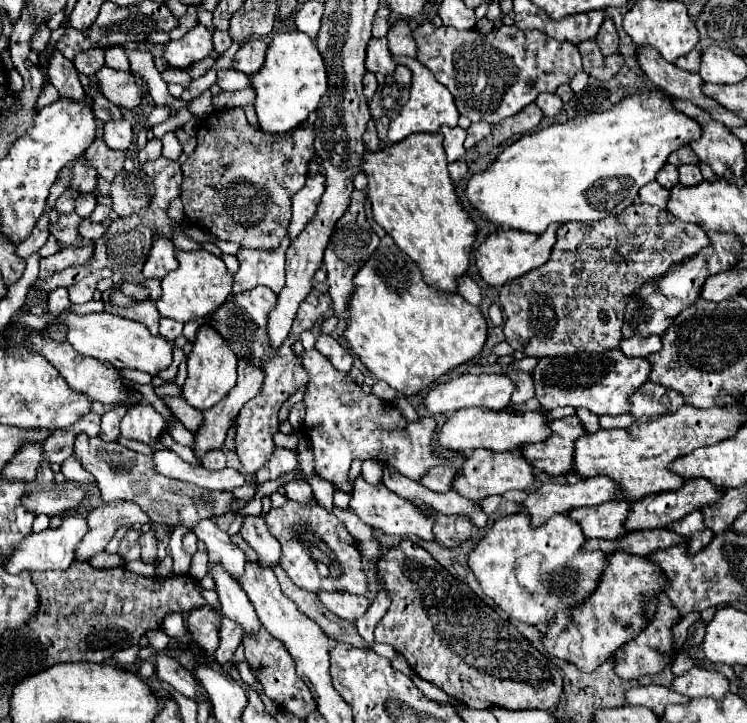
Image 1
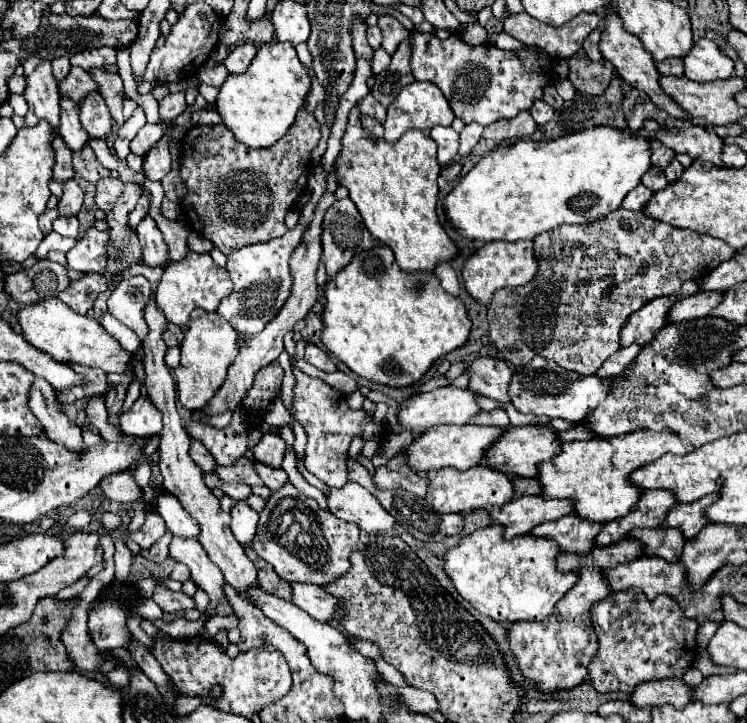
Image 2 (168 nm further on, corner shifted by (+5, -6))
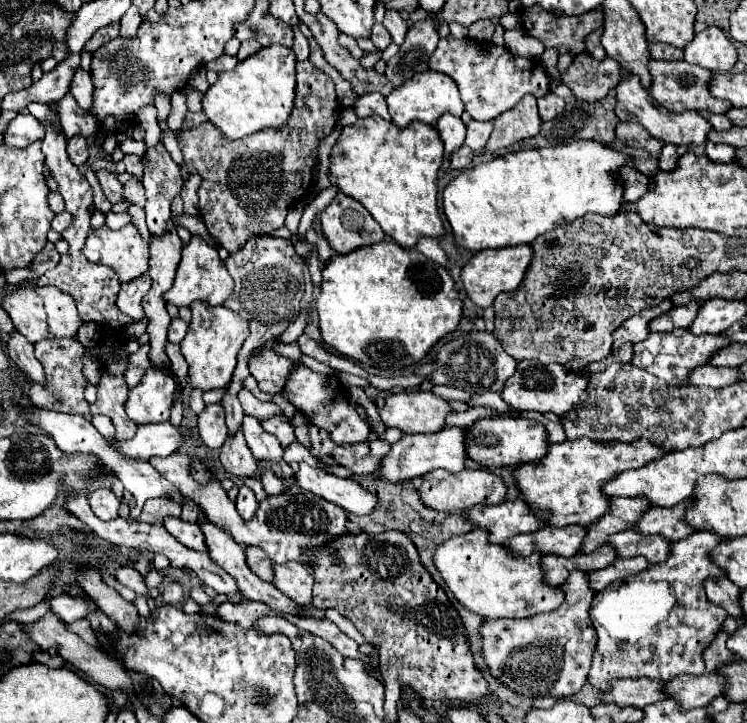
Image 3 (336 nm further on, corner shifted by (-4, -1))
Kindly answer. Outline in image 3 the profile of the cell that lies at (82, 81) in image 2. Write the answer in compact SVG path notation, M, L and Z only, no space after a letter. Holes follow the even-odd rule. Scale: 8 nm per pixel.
M71 54L65 62L59 62L41 80L26 88L29 102L57 102L57 100L61 100L69 92L69 82L73 80L77 66L81 66L79 54Z

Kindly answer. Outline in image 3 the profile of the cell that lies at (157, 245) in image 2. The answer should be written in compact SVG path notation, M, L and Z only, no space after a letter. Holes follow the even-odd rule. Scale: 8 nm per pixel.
M161 142L145 152L143 166L143 186L147 194L147 226L153 236L161 236L165 234L167 220L171 218L171 200L179 194L183 178L177 162L171 158L171 154Z

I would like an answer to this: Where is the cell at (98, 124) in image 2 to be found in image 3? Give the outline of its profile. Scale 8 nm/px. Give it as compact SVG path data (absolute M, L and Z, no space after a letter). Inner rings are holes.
M81 68L75 72L73 82L71 82L71 94L75 96L77 104L85 112L91 112L91 108L93 108L93 80L91 80L89 72L85 72Z

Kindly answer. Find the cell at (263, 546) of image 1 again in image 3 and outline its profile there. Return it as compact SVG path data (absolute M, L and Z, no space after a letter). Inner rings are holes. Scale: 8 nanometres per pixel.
M241 486L235 504L237 504L237 512L241 514L241 518L243 518L243 520L249 520L249 518L253 518L253 514L257 512L259 500L255 498L253 490L249 490L247 486Z

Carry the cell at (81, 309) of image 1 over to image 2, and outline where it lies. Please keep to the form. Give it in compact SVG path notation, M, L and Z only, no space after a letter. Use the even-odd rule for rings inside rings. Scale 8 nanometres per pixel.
M106 313L106 315L102 317L102 325L104 325L104 329L120 343L122 349L126 349L126 351L130 351L130 353L136 353L136 349L140 347L140 339L136 337L134 331L130 331L128 327L124 327L124 325L118 323L116 319L112 319L110 313Z

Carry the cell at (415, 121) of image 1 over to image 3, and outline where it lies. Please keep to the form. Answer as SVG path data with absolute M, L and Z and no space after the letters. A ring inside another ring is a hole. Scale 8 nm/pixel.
M433 70L415 74L413 78L409 78L409 82L395 88L387 96L387 106L389 106L389 114L395 122L395 126L399 126L399 128L409 126L413 120L419 120L425 124L435 124L437 118L441 118L441 114L445 114L445 112L451 112L453 116L463 114L463 102L461 102L457 84L449 76L433 72Z

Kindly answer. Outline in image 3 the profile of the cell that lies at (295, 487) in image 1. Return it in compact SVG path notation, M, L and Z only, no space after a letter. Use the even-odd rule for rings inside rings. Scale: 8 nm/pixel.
M253 416L243 418L243 434L245 434L247 446L253 452L255 460L273 462L273 464L279 464L283 460L281 444L277 442L275 436L267 434L263 430L263 426L261 426L261 422L257 418L253 418Z

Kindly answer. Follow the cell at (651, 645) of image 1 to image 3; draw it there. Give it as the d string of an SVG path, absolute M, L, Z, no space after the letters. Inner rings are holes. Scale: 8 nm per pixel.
M697 530L689 538L673 542L671 554L661 564L651 564L647 570L643 570L637 576L619 580L609 584L605 590L597 592L589 610L591 622L597 632L597 648L593 654L593 664L589 672L589 682L599 690L609 690L611 680L619 678L661 678L669 680L681 674L693 674L699 676L705 672L703 666L703 650L713 642L715 634L719 632L727 612L719 606L713 606L705 598L703 582L705 578L721 578L721 570L709 562L709 550L713 546L719 546L725 538L717 538L717 534L709 534L707 530Z

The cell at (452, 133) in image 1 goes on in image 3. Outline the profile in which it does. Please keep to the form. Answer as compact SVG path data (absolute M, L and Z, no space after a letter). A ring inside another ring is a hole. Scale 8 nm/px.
M443 114L437 120L437 132L445 144L445 152L453 154L457 148L463 146L465 140L465 124L461 122L461 118L453 116L453 114Z

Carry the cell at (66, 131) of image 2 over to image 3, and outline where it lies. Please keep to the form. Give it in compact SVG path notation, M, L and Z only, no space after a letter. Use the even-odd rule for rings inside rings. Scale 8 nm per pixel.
M77 134L77 136L73 136L69 140L67 150L69 150L71 162L77 164L77 166L81 166L81 164L85 164L89 160L89 144L87 144L87 138L81 136L81 134Z

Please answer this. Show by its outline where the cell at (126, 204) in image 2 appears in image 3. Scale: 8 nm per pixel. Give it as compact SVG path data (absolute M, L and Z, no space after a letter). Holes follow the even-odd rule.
M131 204L131 206L127 208L127 214L131 216L131 222L141 230L141 238L145 238L145 242L149 242L151 234L149 234L147 224L145 224L145 212L143 212L143 208L139 208L139 206Z

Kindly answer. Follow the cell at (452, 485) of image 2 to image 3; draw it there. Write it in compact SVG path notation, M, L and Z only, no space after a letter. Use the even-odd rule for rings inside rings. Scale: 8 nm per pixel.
M433 470L423 476L419 494L427 508L439 512L465 512L475 504L501 504L501 500L507 496L507 486L501 476L495 476L489 470L461 470L457 474L449 474L447 470Z

